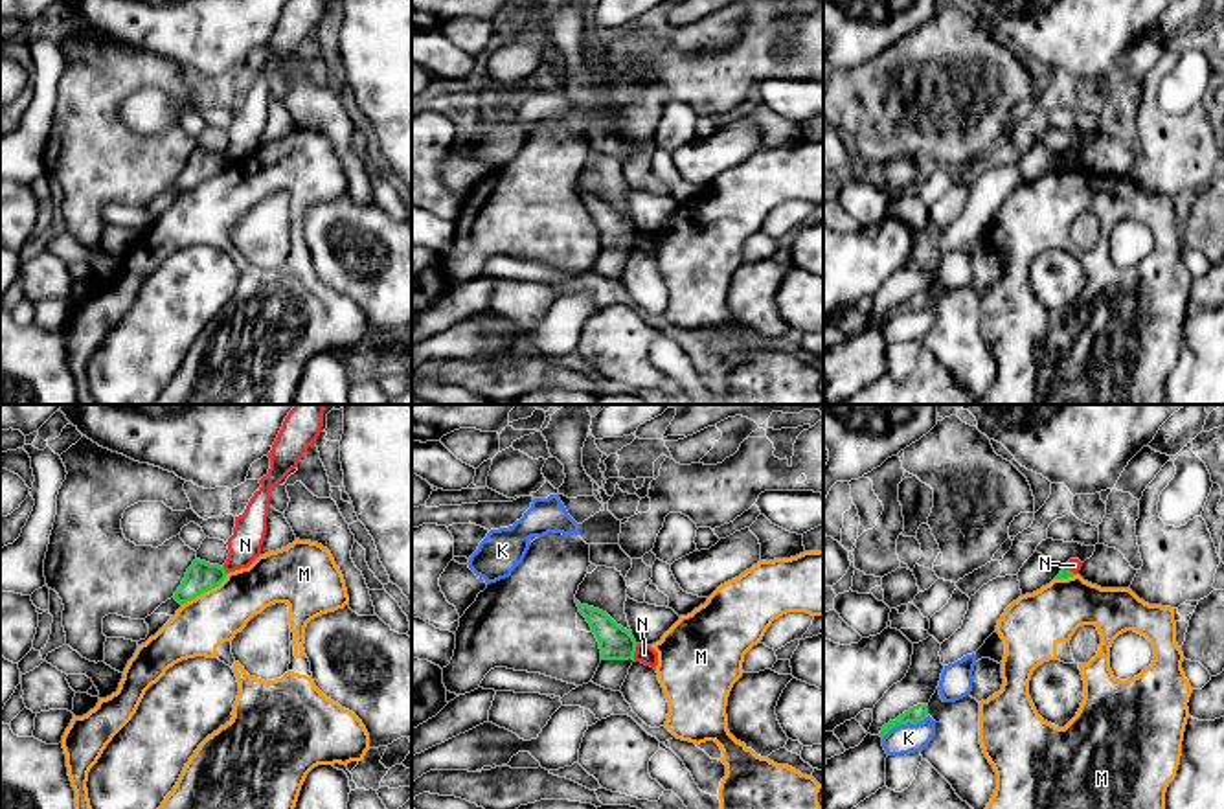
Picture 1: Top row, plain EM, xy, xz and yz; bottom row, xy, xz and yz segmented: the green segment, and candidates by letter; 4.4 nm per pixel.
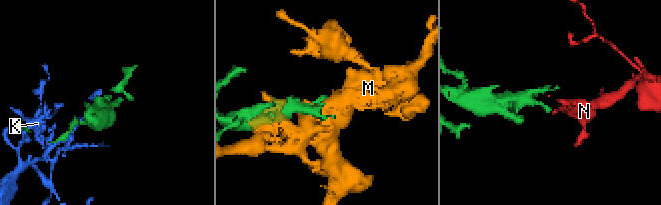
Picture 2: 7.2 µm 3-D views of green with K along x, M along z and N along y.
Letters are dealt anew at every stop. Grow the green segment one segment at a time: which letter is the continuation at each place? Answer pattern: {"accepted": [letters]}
{"accepted": []}

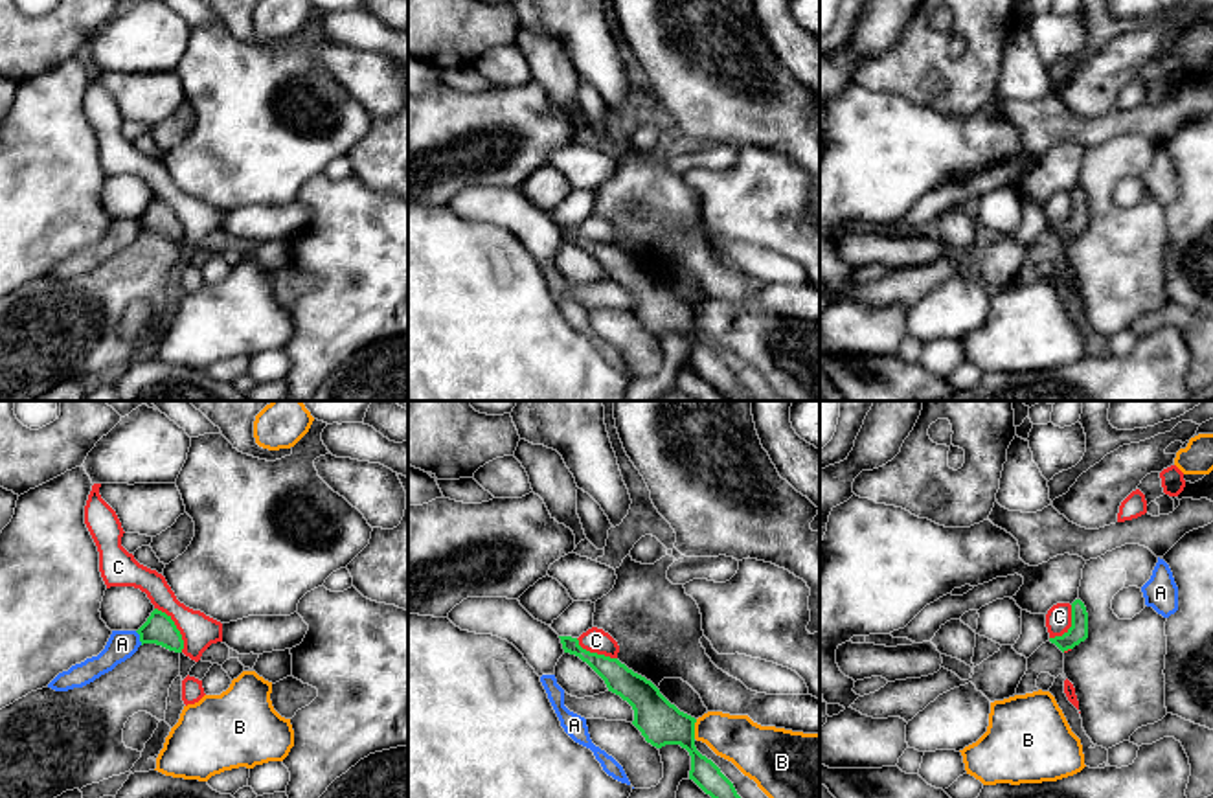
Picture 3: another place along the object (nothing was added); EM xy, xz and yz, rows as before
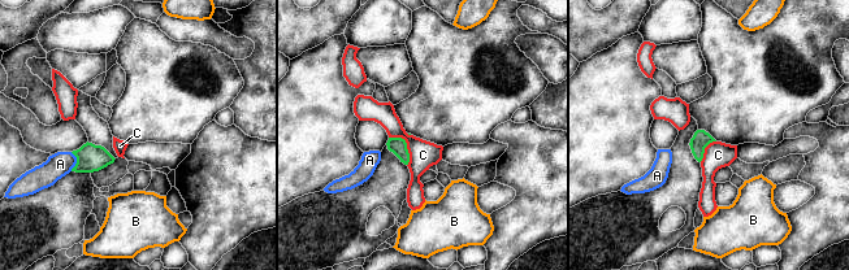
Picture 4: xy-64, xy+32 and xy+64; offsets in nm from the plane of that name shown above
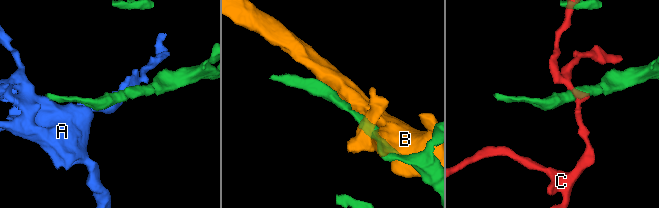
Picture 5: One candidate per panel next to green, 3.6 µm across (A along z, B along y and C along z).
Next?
{"accepted": []}

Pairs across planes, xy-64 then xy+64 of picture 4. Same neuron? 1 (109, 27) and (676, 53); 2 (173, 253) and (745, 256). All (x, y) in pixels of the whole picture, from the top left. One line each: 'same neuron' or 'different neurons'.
1: different neurons
2: different neurons

